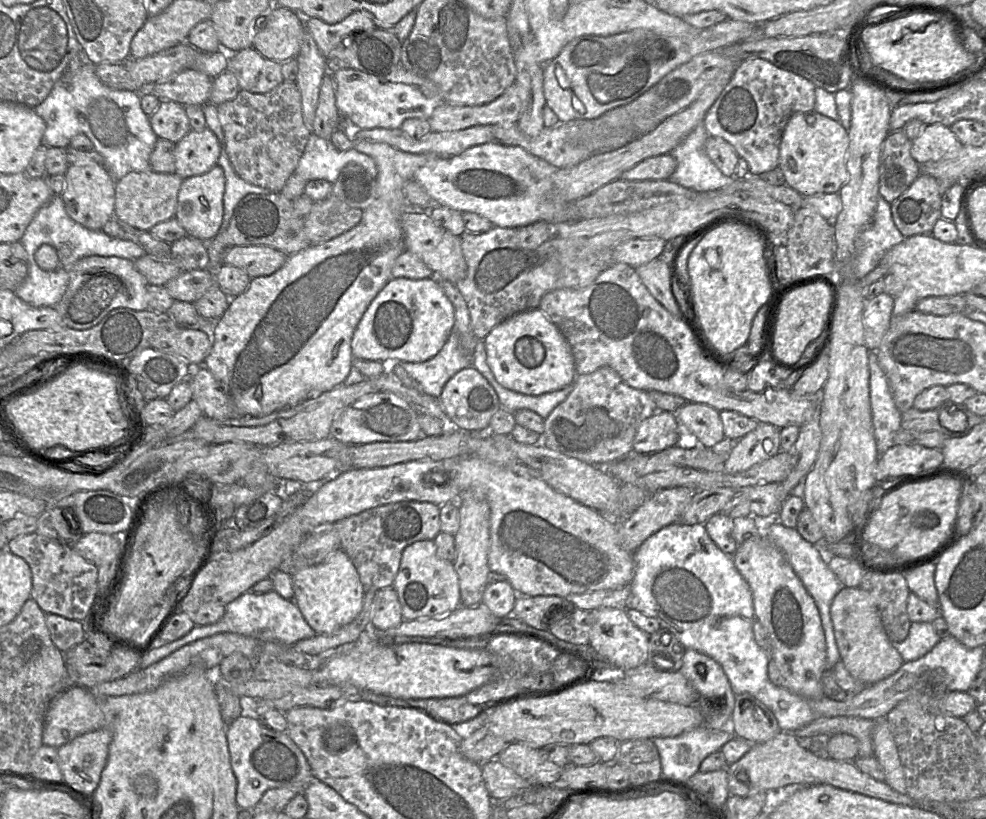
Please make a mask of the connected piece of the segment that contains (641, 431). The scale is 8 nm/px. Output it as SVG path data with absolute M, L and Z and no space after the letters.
M657 411L639 425L633 452L650 454L675 445L691 444L690 437L683 431L675 413Z

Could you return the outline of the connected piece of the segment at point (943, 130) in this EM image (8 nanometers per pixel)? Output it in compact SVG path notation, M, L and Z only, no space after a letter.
M931 124L912 141L911 155L918 164L924 165L943 158L955 157L962 146L950 127Z

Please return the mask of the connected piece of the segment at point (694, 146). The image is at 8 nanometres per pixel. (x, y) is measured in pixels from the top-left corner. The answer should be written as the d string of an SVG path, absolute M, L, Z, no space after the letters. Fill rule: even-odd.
M704 123L696 128L671 152L677 162L668 180L697 192L714 191L732 184L734 176L724 175L707 156L705 142L709 134Z

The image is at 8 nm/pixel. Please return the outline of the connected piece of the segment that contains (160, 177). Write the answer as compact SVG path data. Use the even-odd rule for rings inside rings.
M153 170L128 173L115 183L114 217L134 228L147 231L160 222L172 219L176 214L178 193L183 180L175 173Z

